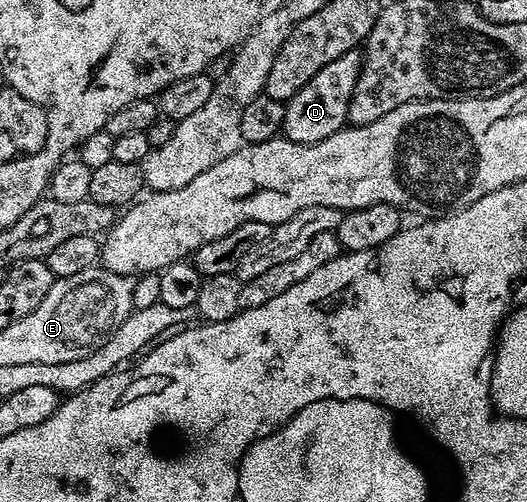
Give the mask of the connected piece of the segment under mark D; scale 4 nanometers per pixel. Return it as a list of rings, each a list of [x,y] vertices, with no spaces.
[[[359,49],[346,52],[338,60],[326,64],[318,76],[314,76],[293,98],[284,103],[283,137],[305,146],[318,144],[339,130],[345,129],[350,112],[350,100],[354,96],[354,84],[358,84],[362,54]]]

